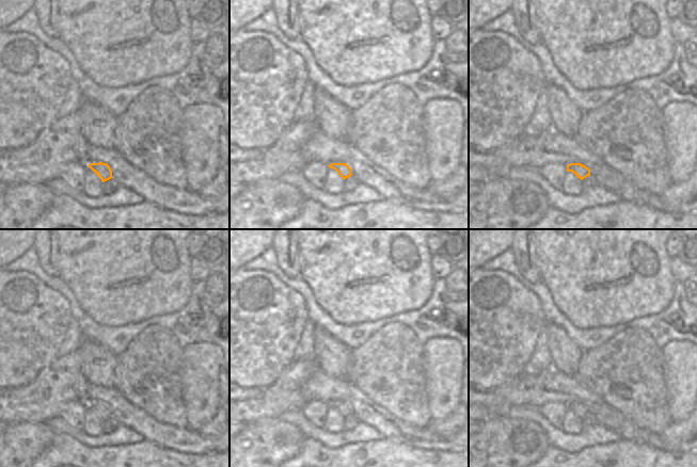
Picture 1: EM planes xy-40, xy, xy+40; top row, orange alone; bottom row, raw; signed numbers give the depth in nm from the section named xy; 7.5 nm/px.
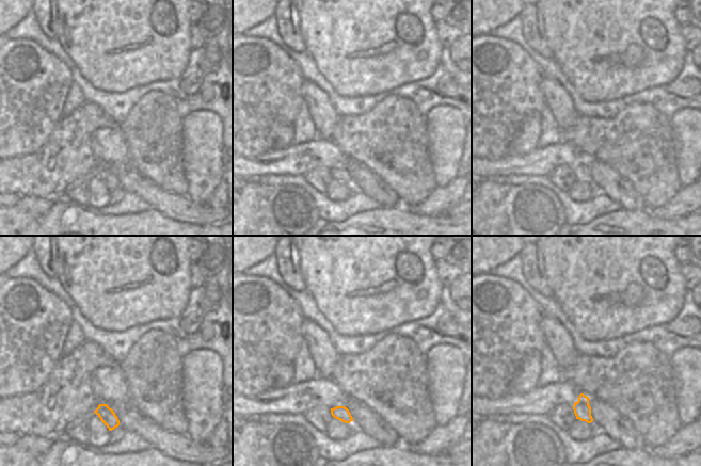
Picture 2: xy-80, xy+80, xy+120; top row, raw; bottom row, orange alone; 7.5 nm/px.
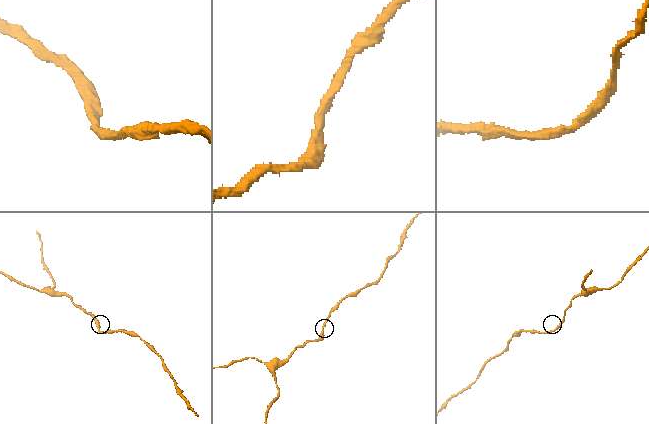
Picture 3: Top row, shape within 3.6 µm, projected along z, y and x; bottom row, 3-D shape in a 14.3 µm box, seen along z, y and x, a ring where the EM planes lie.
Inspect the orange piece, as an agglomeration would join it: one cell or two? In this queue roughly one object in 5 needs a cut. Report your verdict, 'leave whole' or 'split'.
leave whole

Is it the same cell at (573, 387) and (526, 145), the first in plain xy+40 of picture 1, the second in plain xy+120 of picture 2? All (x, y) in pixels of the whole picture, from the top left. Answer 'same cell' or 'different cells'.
different cells

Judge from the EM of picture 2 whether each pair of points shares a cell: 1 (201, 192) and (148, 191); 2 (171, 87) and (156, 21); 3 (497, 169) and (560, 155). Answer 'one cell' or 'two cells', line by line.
1: two cells
2: two cells
3: one cell

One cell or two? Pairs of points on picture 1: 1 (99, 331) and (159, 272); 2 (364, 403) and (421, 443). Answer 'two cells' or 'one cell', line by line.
1: two cells
2: one cell

